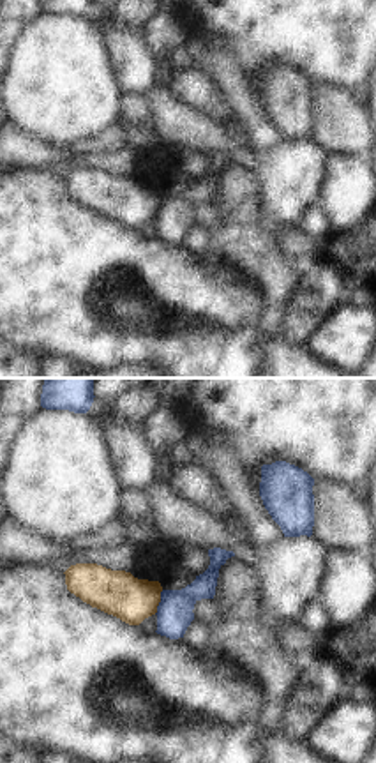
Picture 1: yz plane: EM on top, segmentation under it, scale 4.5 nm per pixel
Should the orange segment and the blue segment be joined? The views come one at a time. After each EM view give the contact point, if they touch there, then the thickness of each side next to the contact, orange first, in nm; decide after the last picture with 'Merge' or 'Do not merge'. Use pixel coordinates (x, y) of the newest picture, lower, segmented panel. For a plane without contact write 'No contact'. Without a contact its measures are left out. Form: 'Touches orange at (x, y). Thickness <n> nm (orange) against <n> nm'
Touches orange at (159, 601). Thickness 200 nm (orange) against 160 nm

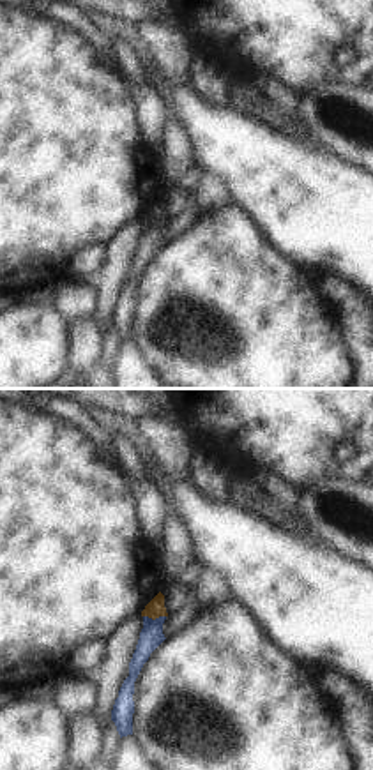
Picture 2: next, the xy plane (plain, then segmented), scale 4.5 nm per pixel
Touches orange at (154, 619). Thickness 80 nm (orange) against 110 nm

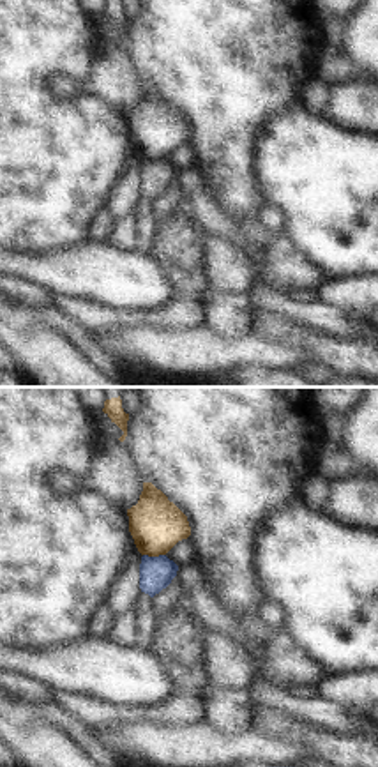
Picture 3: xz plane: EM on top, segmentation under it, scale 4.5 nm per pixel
Touches orange at (154, 555). Thickness 240 nm (orange) against 160 nm

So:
Do not merge

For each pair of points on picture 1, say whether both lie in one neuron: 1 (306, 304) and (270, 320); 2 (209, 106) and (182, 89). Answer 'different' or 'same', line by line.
1: different
2: same

